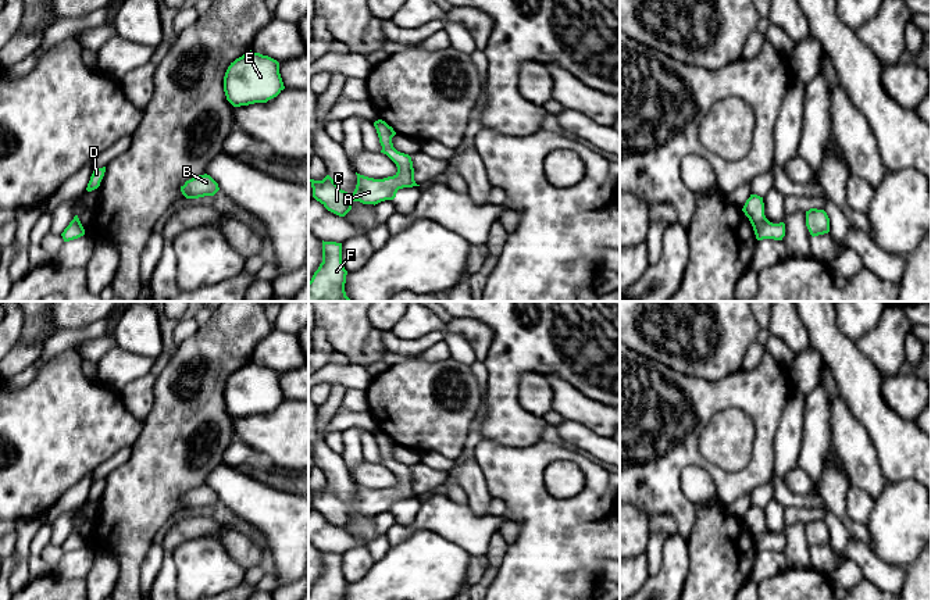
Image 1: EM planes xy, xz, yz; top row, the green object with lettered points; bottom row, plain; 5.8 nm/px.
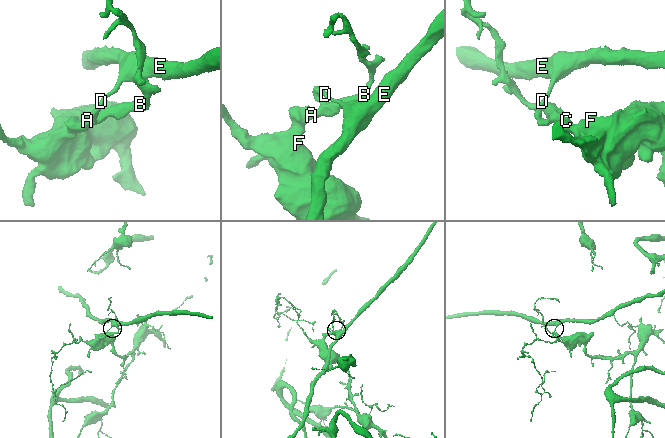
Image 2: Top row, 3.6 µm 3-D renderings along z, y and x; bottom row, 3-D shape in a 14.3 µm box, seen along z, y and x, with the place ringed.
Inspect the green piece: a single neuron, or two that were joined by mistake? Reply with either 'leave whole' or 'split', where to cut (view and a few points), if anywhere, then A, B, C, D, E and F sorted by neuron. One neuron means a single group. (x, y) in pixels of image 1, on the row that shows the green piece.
split; cut xz (389, 135), (384, 142), (384, 153); groups A B C F / D E

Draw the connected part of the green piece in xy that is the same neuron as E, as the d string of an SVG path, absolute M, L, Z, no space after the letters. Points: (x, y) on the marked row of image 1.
M252 50L231 62L224 76L224 92L233 107L267 103L283 89L279 62Z

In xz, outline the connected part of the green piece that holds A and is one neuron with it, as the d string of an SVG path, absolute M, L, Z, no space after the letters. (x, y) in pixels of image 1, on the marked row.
M390 136L385 138L385 154L397 167L393 176L374 179L356 172L357 185L353 193L342 190L329 175L322 181L310 179L313 197L328 211L345 217L352 210L353 201L375 206L385 200L393 200L399 189L420 186L414 181L411 157L397 151Z

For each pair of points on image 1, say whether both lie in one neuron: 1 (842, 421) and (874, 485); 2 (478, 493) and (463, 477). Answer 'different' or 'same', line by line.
1: same
2: same

